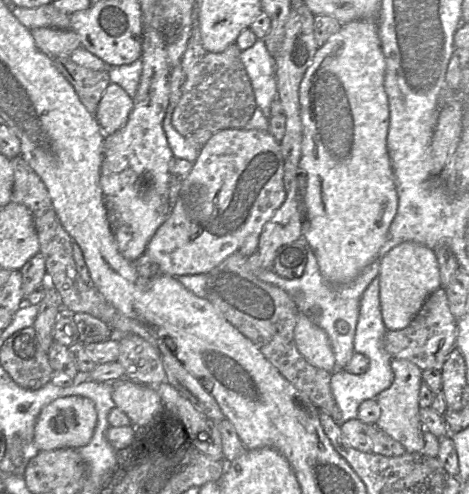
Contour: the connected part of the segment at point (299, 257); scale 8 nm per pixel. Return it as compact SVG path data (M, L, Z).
M295 241L279 248L273 270L280 277L297 279L304 274L307 263L307 248Z

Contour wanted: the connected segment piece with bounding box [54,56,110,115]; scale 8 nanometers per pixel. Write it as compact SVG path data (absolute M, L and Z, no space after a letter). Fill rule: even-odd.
M70 56L57 57L55 63L74 87L81 103L95 115L98 104L110 83L108 71L92 70L75 63Z

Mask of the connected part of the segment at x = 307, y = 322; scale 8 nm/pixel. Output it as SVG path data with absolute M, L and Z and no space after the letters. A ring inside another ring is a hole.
M302 313L298 314L294 338L299 352L311 365L330 373L335 371L335 357L326 332Z

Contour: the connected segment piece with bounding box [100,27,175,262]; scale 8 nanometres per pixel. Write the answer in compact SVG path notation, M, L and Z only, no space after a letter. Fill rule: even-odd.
M143 27L142 74L133 109L126 124L104 136L100 185L108 221L121 255L130 262L147 249L150 239L172 211L169 200L170 165L175 158L162 123L170 94L172 68L167 59L163 38L153 27Z

